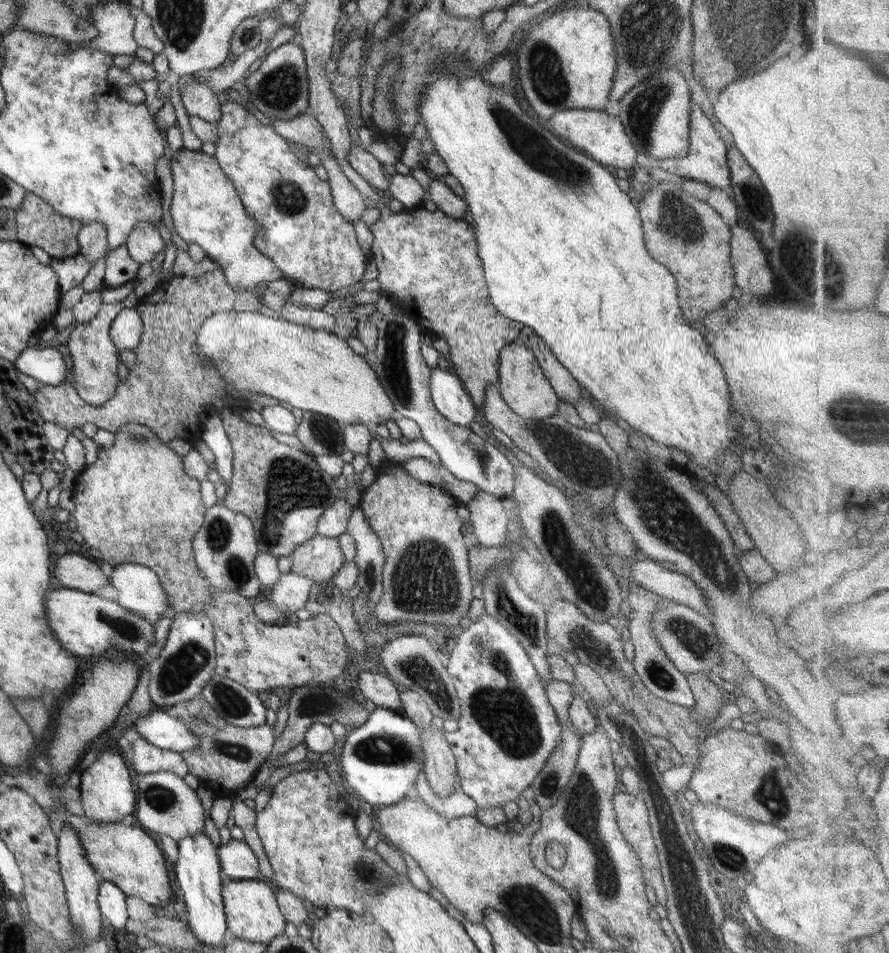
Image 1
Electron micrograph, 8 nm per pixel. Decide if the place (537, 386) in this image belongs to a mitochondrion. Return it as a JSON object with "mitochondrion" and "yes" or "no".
{"mitochondrion":"no"}

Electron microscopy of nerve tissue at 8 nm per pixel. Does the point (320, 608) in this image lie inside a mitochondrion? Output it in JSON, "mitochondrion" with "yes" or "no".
{"mitochondrion":"no"}

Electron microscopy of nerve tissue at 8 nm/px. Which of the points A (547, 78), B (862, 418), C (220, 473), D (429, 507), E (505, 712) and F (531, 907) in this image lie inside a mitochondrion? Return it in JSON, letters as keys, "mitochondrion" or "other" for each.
{"A":"mitochondrion","B":"mitochondrion","C":"other","D":"other","E":"mitochondrion","F":"mitochondrion"}

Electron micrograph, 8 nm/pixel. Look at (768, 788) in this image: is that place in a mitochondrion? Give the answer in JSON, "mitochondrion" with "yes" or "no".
{"mitochondrion":"yes"}

